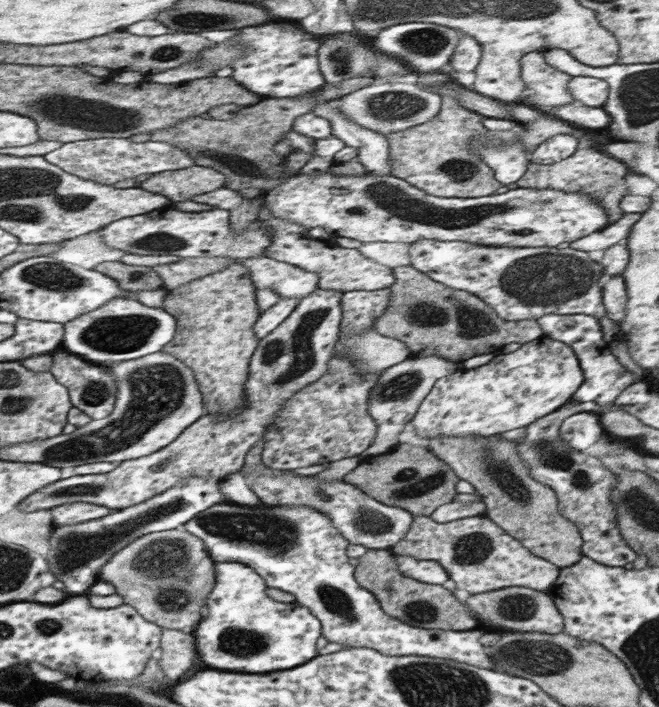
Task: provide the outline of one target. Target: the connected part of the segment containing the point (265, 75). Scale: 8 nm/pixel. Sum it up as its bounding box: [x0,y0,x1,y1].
[228,21,324,99]

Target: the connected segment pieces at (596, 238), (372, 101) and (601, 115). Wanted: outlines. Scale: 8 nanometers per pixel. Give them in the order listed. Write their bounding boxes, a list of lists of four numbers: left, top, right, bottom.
[[569,213,642,252],[339,79,443,135],[545,102,610,128]]

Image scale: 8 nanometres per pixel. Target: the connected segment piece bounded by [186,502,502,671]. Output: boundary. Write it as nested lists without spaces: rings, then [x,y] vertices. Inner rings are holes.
[[[222,502],[198,513],[186,527],[194,536],[200,537],[207,548],[212,548],[210,554],[215,557],[217,563],[230,561],[250,565],[263,577],[268,587],[292,593],[296,597],[297,604],[308,608],[323,621],[323,633],[330,642],[340,643],[344,647],[373,648],[390,656],[429,656],[502,671],[496,668],[495,660],[479,641],[479,638],[489,630],[483,626],[470,631],[418,628],[396,617],[388,616],[375,594],[355,579],[355,565],[347,555],[350,544],[347,537],[332,524],[331,517],[312,506],[272,506],[264,503],[248,506]]]

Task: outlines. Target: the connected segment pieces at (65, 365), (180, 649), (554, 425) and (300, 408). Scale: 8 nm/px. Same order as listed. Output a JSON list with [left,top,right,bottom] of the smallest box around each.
[[52,350,120,420],[161,629,196,682],[518,406,638,567],[262,352,381,471]]

